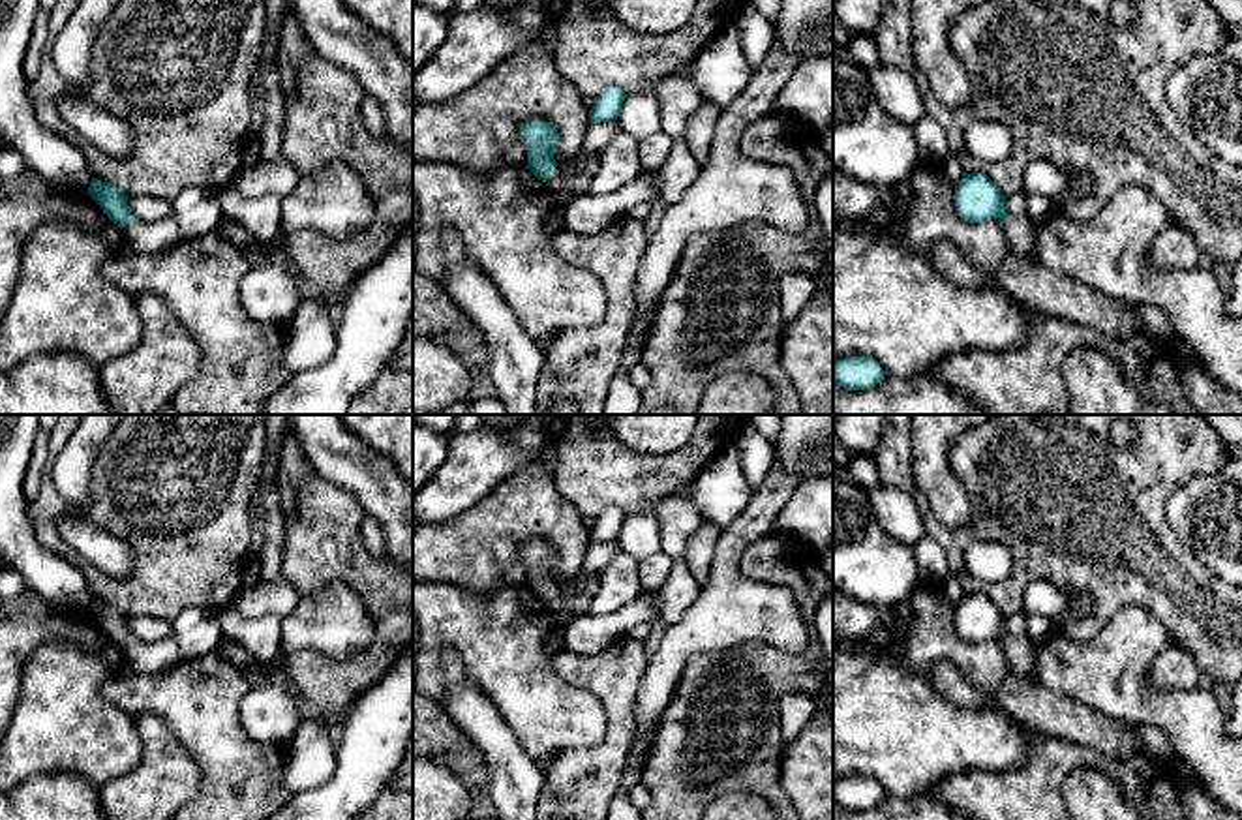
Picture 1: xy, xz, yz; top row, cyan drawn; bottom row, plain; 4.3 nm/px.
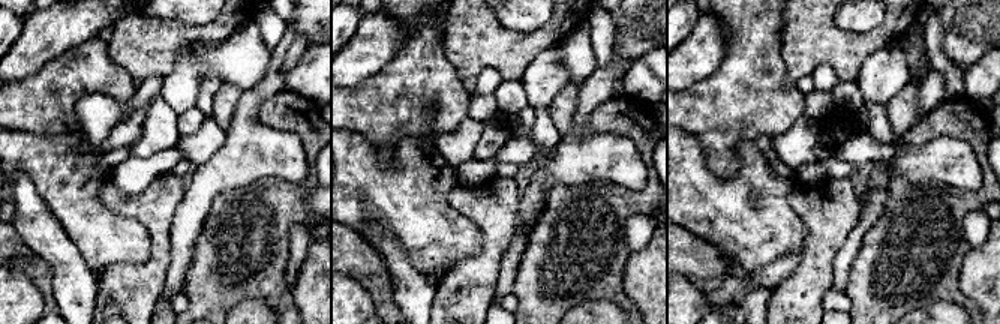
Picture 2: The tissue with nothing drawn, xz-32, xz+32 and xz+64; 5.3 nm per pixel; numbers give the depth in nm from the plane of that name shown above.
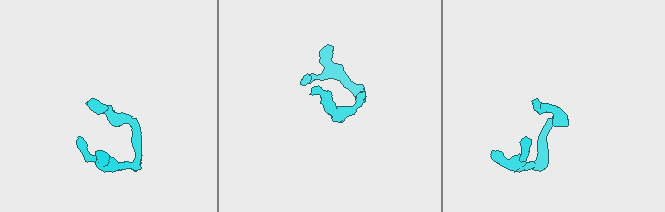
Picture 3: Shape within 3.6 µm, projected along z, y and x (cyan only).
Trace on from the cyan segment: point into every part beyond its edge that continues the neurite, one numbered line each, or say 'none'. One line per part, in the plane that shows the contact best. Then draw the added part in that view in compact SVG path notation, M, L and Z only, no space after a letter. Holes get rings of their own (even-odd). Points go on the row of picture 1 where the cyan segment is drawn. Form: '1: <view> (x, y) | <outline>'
1: xz (571, 184) | M580 152L580 169L567 173L557 167L548 175L546 186L550 188L552 193L561 193L567 199L585 195L589 190L589 182L593 180L598 165L598 152L587 154Z

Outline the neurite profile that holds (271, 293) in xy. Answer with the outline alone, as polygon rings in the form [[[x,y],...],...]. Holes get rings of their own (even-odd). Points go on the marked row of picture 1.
[[[281,251],[257,259],[238,287],[240,304],[253,321],[281,328],[308,295],[310,289]]]

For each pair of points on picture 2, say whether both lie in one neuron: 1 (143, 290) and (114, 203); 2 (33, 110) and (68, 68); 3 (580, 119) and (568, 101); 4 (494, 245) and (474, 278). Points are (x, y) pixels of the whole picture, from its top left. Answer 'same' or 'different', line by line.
1: same
2: same
3: different
4: same

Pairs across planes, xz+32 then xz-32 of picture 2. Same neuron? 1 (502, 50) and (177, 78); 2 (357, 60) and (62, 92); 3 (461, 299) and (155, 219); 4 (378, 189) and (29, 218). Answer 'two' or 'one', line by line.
1: two
2: two
3: one
4: two

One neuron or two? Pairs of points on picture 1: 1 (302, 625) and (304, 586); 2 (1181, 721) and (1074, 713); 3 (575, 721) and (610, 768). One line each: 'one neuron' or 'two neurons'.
1: two neurons
2: two neurons
3: two neurons

